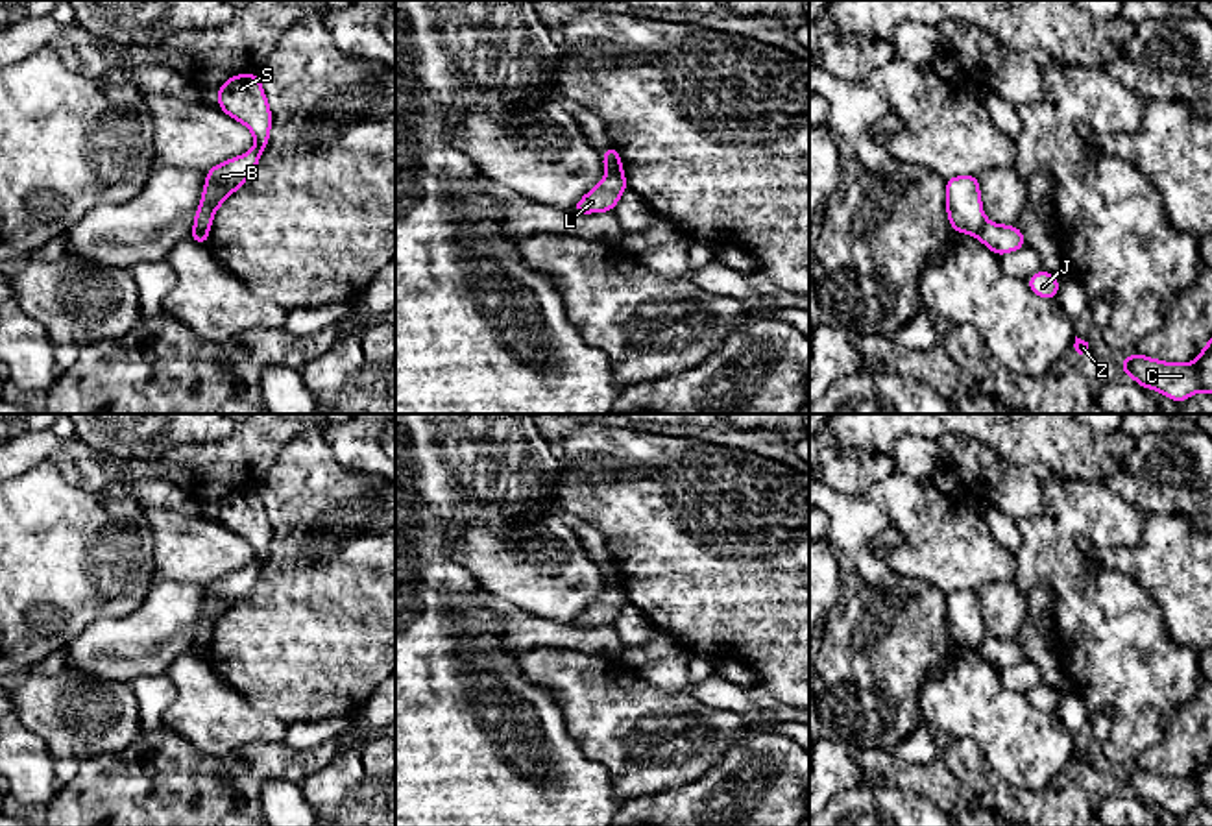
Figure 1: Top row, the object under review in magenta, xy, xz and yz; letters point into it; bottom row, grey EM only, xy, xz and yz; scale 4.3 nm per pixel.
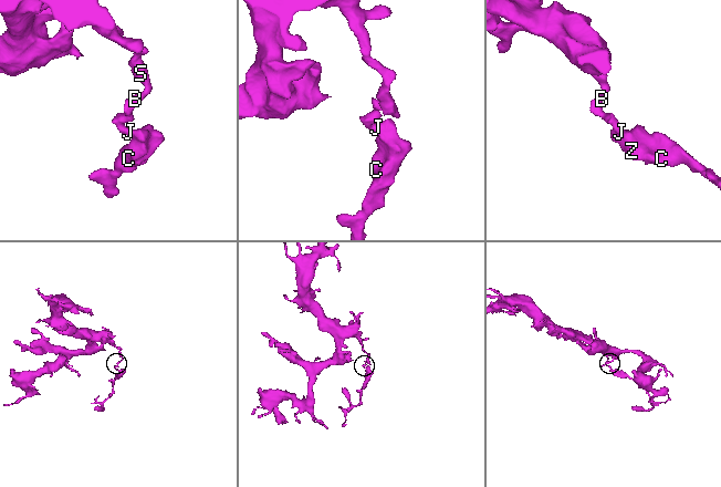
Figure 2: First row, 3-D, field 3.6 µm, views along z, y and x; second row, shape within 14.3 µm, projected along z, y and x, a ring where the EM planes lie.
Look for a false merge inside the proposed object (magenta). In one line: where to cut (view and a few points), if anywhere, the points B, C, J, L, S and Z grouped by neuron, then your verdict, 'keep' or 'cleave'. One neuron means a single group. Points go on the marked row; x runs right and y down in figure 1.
xy (207, 228), (194, 230) | B S / C J L Z | cleave

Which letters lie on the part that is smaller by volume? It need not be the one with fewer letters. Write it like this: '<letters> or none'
C, J, L, Z

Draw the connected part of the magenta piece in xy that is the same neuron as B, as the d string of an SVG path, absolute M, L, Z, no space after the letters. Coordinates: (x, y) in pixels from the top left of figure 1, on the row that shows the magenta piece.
M236 74L218 89L218 107L255 135L251 152L207 170L207 183L194 218L194 229L207 227L214 211L255 172L270 140L272 111L257 74Z

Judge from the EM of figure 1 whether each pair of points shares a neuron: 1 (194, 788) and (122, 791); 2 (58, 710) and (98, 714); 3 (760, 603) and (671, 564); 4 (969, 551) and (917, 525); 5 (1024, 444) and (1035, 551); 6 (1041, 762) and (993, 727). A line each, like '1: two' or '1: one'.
1: one
2: one
3: one
4: one
5: two
6: one

